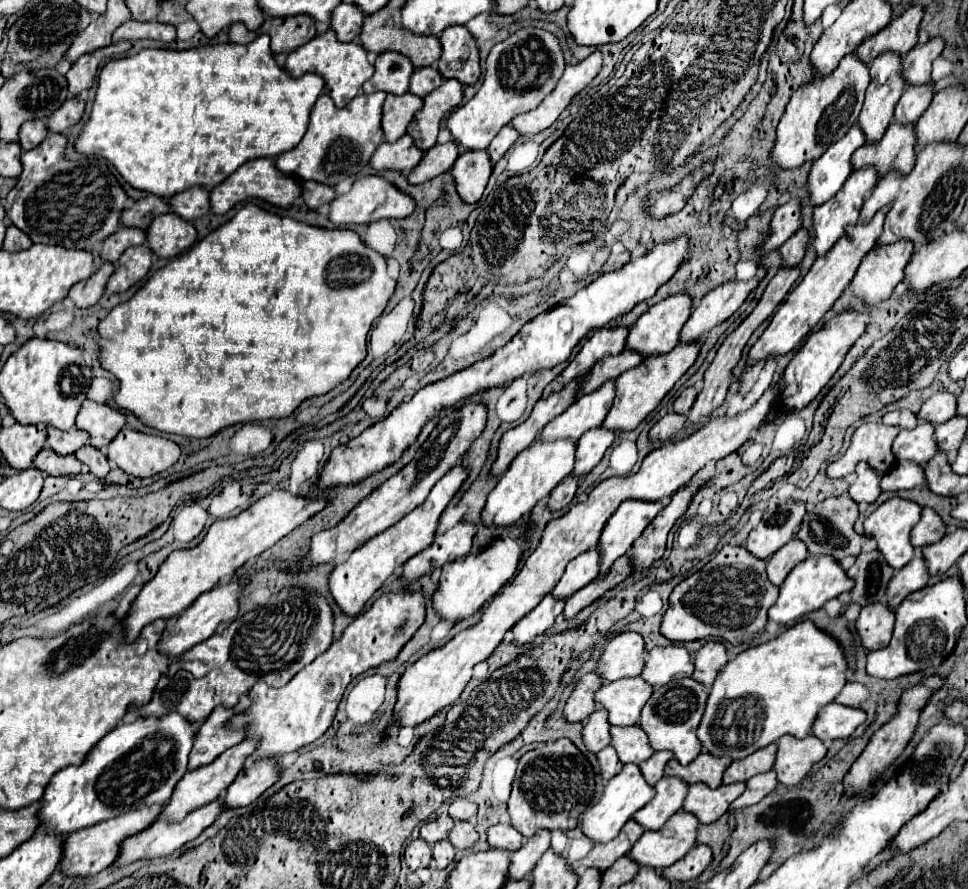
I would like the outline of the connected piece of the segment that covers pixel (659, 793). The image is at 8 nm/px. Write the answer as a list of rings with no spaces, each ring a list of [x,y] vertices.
[[[662,777],[654,785],[656,795],[648,805],[638,809],[634,813],[634,821],[644,829],[644,831],[658,831],[676,811],[680,811],[682,801],[688,793],[688,785],[680,781],[678,777]]]

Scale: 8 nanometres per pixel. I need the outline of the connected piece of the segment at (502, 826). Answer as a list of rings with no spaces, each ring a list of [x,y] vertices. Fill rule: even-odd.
[[[498,823],[488,829],[488,845],[494,849],[504,849],[504,851],[516,851],[522,845],[522,835],[508,823]]]

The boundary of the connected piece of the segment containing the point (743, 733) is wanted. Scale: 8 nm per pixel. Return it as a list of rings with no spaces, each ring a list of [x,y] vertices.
[[[800,621],[794,627],[786,629],[774,641],[742,651],[720,669],[708,693],[706,711],[698,725],[698,741],[702,749],[706,753],[712,753],[714,757],[730,757],[736,761],[752,755],[754,751],[770,743],[778,743],[782,735],[792,735],[798,739],[806,737],[810,733],[812,723],[816,721],[816,713],[824,705],[832,703],[844,687],[844,671],[846,659],[840,643],[834,641],[830,635],[818,631],[812,621]]]

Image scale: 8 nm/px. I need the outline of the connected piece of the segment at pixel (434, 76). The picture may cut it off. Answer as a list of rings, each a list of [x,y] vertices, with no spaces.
[[[422,67],[422,69],[414,71],[408,91],[414,93],[416,97],[426,97],[440,85],[442,85],[442,75],[434,67]]]

